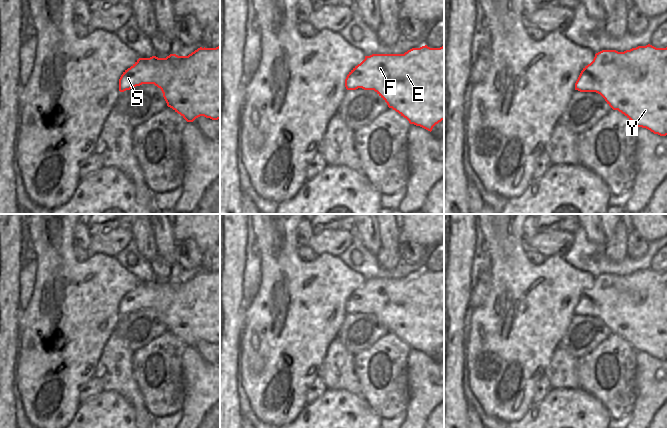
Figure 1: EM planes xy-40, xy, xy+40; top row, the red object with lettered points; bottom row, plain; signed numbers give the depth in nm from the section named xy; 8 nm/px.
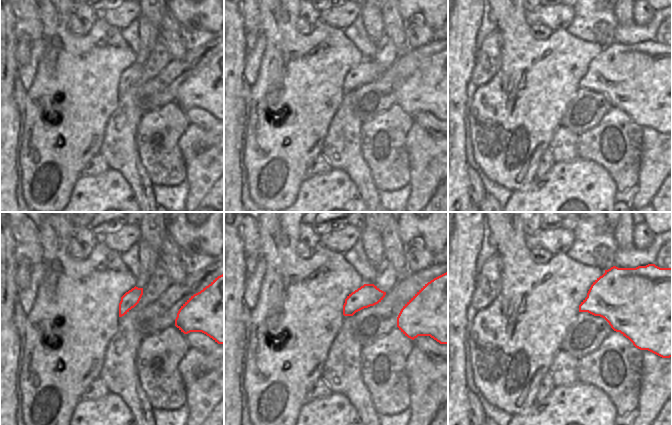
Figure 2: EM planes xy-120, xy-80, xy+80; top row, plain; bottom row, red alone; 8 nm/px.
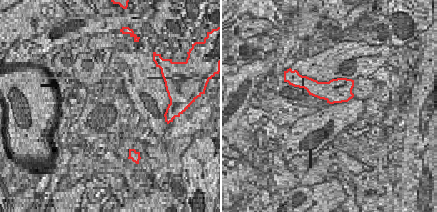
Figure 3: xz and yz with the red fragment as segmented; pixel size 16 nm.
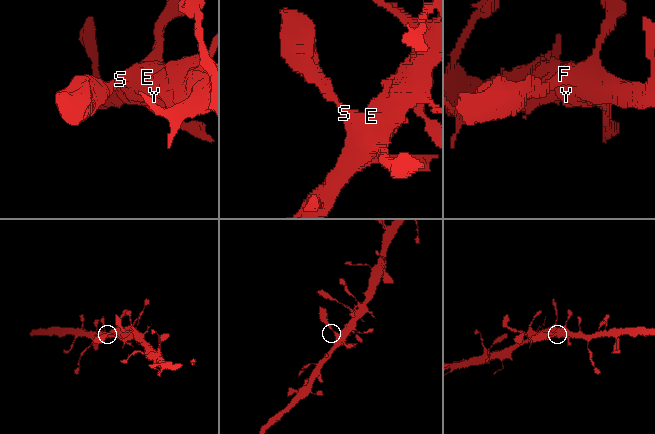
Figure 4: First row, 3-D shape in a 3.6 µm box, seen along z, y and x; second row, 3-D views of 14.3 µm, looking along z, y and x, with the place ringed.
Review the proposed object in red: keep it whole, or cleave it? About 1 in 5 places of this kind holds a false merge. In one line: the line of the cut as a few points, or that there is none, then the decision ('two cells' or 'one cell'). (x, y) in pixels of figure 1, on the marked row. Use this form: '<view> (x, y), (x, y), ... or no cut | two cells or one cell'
no cut | one cell

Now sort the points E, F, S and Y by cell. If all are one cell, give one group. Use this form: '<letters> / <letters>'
E F S Y

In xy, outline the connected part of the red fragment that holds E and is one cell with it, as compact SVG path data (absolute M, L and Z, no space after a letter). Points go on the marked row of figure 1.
M444 46L412 48L404 54L372 54L355 66L345 79L347 90L374 90L410 124L428 131L444 120Z

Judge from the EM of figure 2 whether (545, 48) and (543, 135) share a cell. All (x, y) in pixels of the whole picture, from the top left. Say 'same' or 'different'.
same

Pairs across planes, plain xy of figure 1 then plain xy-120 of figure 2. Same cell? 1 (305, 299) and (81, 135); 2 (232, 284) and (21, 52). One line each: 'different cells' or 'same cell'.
1: same cell
2: different cells

